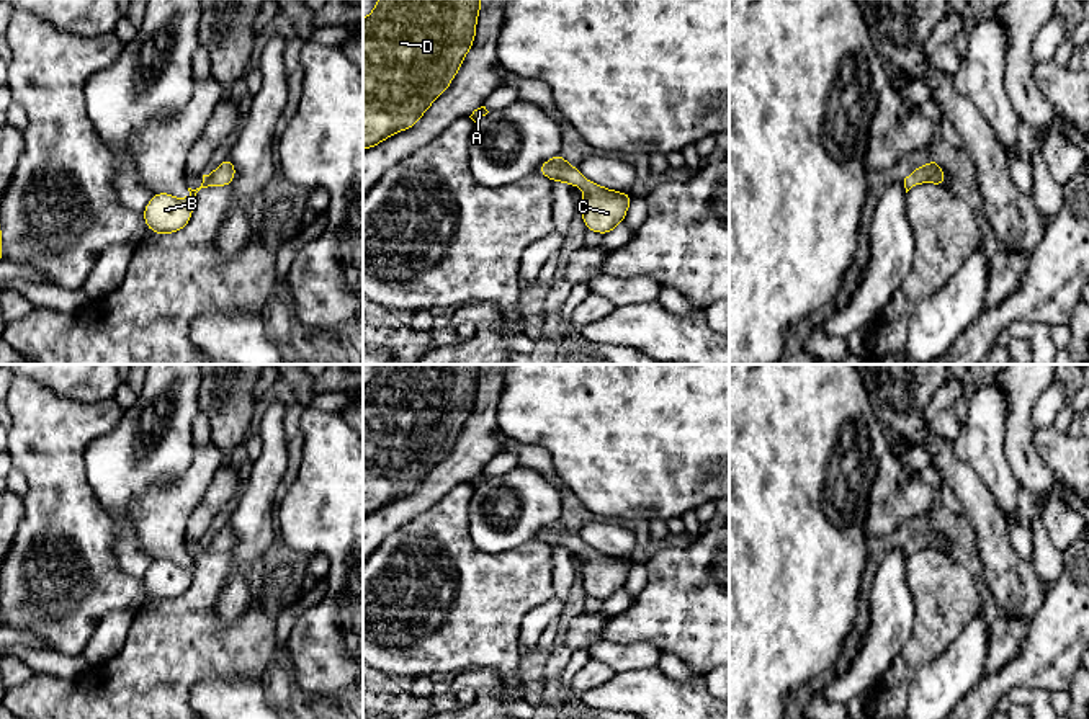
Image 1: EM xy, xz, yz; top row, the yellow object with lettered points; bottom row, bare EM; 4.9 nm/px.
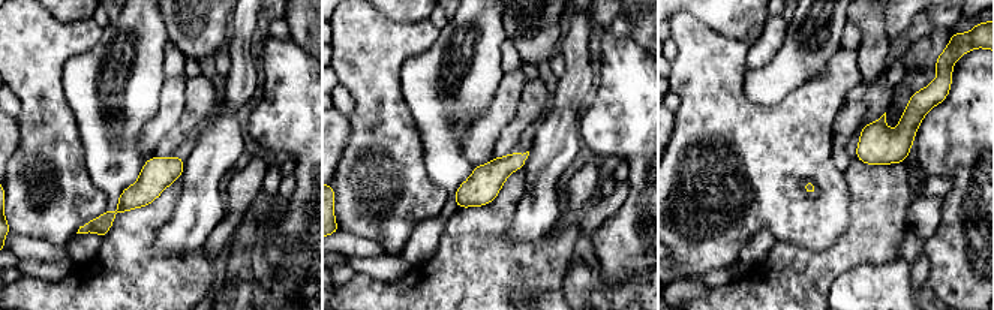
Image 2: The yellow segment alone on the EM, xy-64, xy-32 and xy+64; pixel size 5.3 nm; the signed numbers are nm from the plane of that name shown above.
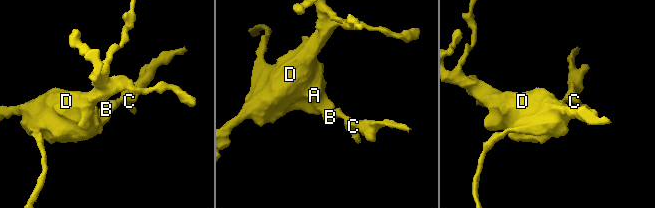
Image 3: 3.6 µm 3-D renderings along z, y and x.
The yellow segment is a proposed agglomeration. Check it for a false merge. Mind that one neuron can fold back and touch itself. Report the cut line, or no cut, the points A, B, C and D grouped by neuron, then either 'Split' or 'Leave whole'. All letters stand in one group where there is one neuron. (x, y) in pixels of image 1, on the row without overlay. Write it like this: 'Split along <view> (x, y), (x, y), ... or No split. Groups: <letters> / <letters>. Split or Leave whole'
No split. Groups: A B C D. Leave whole

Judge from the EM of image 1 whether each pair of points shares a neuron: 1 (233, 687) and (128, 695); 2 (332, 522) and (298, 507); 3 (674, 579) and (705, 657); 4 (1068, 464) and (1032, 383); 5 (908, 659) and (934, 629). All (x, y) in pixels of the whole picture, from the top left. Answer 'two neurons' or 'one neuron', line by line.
1: two neurons
2: one neuron
3: one neuron
4: two neurons
5: one neuron

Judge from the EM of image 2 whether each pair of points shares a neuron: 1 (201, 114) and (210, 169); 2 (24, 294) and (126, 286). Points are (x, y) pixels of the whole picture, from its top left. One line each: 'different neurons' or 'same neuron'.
1: different neurons
2: same neuron

